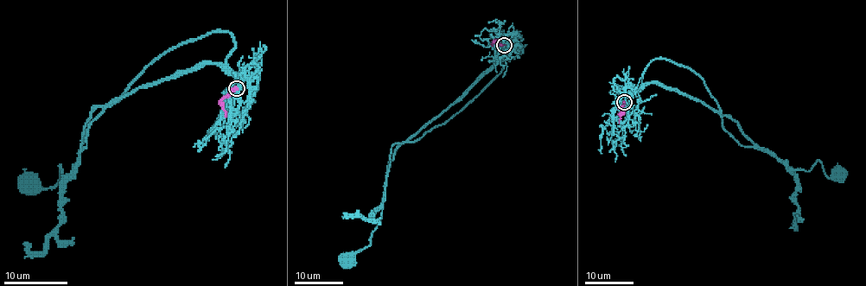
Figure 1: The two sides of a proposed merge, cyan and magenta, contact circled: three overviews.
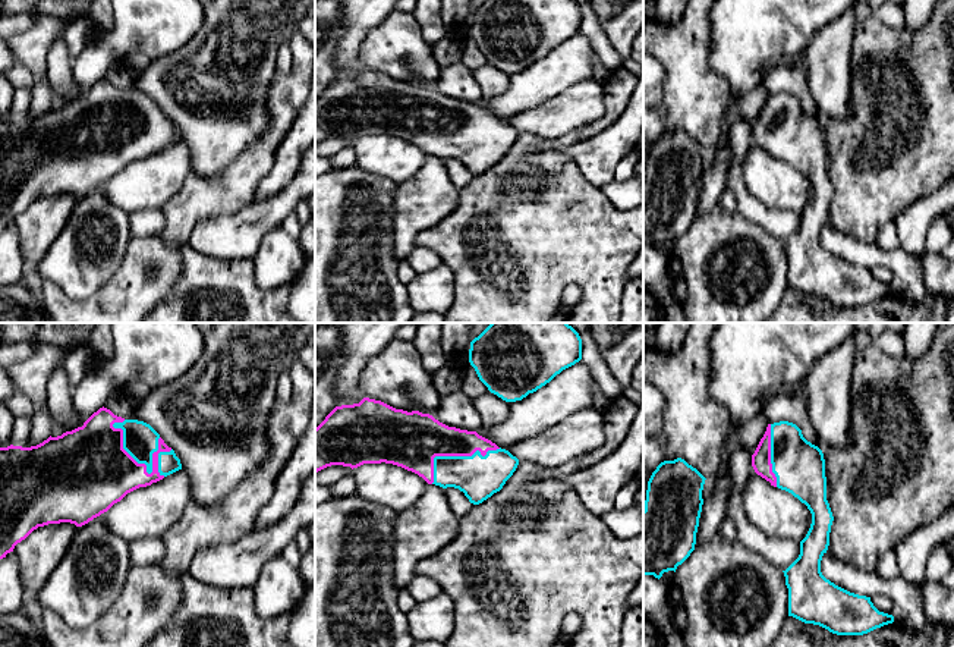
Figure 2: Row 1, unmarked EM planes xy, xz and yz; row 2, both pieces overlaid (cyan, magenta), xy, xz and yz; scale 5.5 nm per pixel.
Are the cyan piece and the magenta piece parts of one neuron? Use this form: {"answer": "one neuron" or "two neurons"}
{"answer": "one neuron"}

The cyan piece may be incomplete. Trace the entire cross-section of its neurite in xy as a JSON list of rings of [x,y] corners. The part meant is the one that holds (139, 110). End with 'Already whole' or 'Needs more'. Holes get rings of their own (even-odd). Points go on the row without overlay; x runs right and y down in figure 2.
[[[107,79],[82,98],[31,119],[0,119],[0,230],[34,201],[70,194],[82,198],[127,164],[182,141],[180,131],[147,94],[125,91]]]. Needs more

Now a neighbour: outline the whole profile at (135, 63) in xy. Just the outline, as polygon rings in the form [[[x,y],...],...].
[[[133,53],[130,56],[127,56],[123,60],[123,67],[130,73],[130,75],[138,75],[142,70],[145,70],[149,66],[151,60],[141,54],[141,53]]]

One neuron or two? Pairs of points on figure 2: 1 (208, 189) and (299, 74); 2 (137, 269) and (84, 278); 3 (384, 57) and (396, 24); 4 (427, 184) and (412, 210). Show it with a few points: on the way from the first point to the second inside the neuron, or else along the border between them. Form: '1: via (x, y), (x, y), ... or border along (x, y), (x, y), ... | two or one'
1: via (241, 172), (274, 134), (283, 106) | one
2: border along (129, 242), (117, 270), (88, 297) | two
3: via (393, 49), (396, 46), (396, 33) | one
4: via (427, 189), (427, 195), (418, 204) | one

